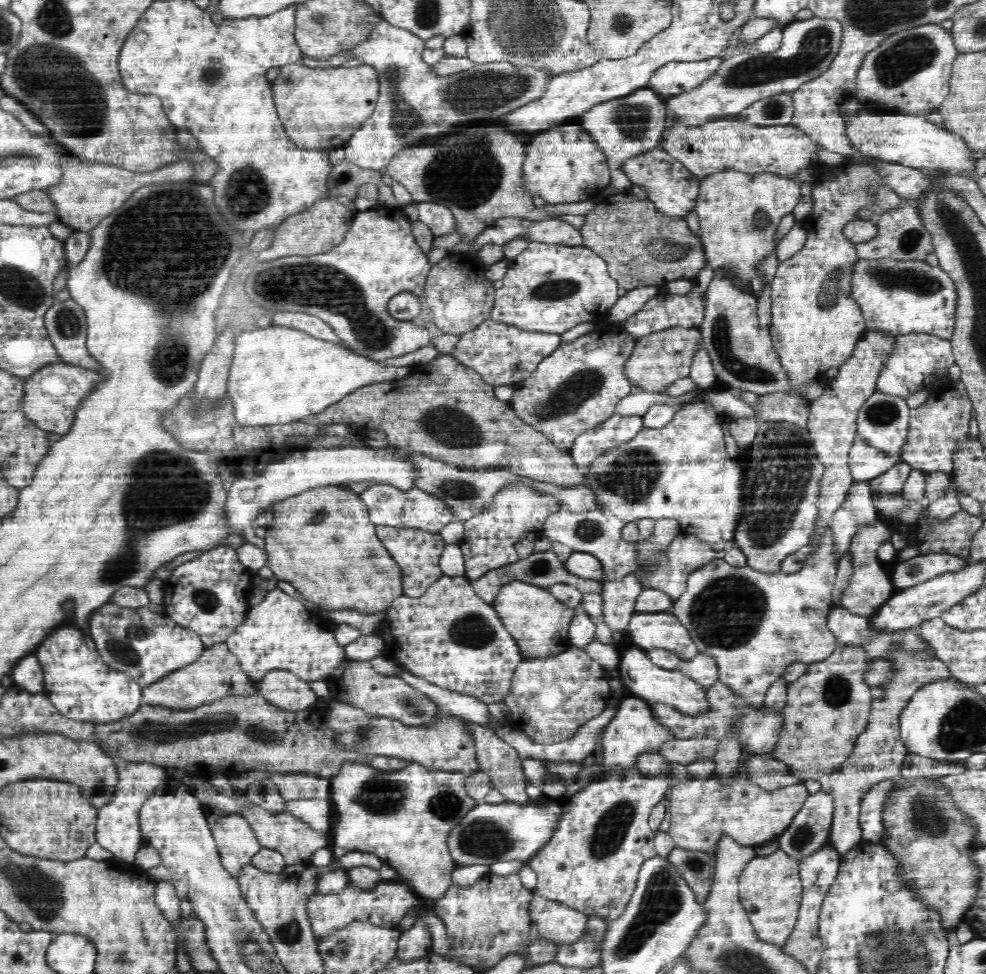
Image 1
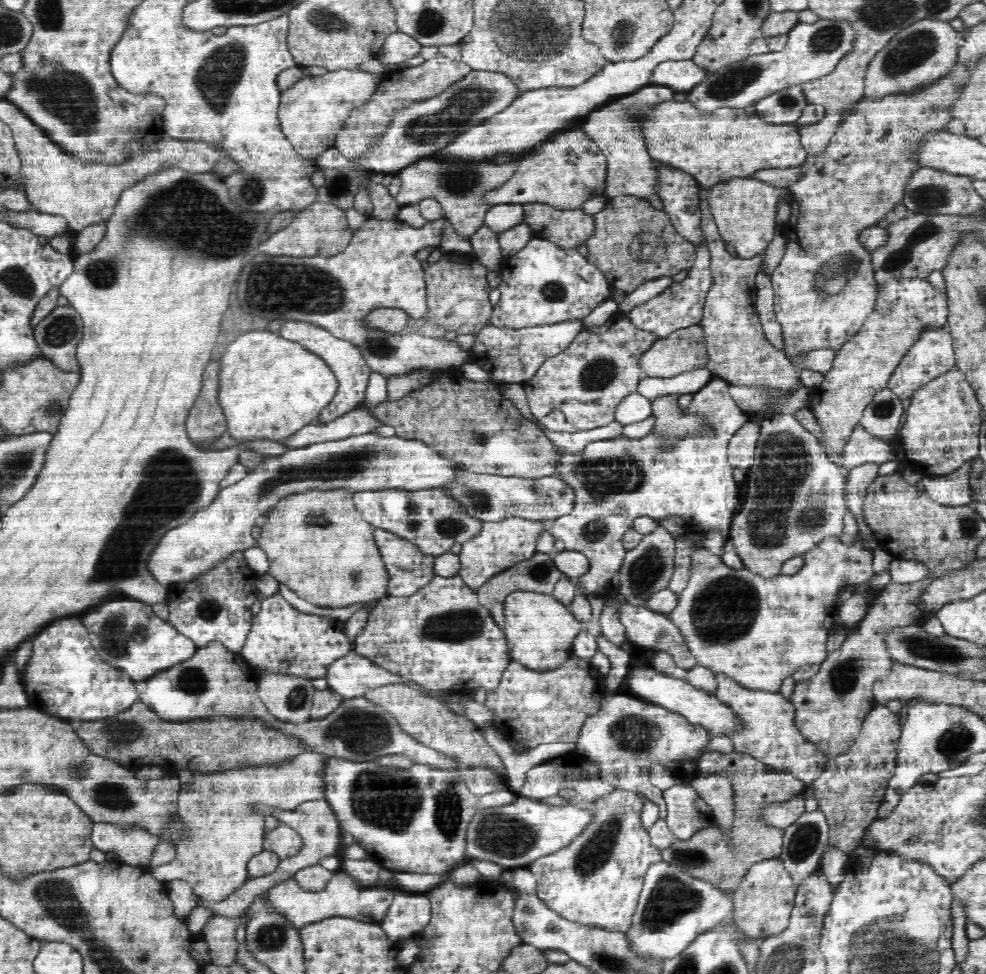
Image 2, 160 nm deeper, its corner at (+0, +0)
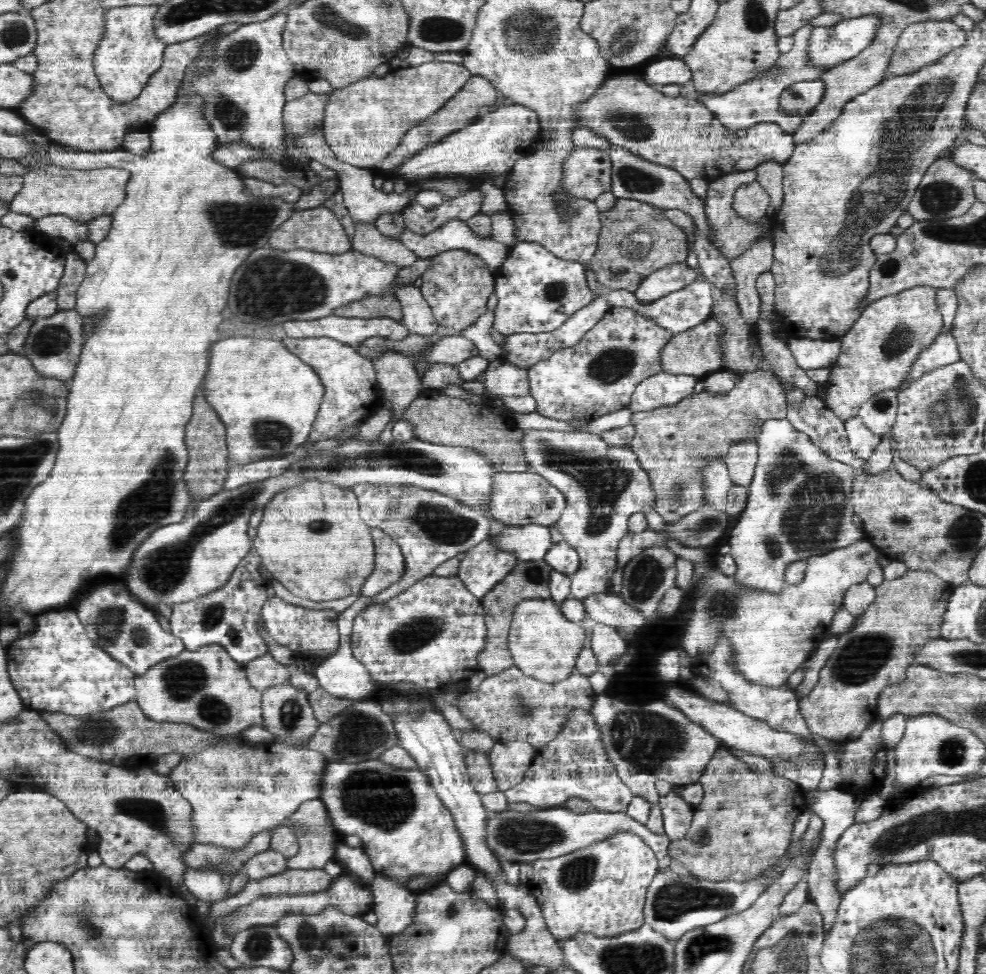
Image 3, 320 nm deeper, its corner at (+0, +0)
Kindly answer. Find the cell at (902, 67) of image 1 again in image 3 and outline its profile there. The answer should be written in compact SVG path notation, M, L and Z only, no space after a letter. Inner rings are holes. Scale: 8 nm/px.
M952 19L918 21L916 24L906 26L894 46L894 53L890 64L886 66L886 72L883 73L883 79L914 74L922 68L939 63L946 54L953 52L954 48L966 44L966 34L967 32L957 26Z

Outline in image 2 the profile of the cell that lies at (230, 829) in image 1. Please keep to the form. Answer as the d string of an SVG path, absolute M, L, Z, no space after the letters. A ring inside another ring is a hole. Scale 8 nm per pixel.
M309 753L308 755L302 755L298 759L293 760L292 763L285 764L284 767L252 767L252 768L236 768L236 770L230 770L222 772L221 774L204 774L202 772L192 772L194 778L190 784L181 784L181 791L179 792L179 804L177 806L178 812L181 814L184 823L186 823L186 834L184 838L176 844L176 858L169 862L166 865L151 867L148 870L154 876L154 879L160 880L165 884L173 880L183 880L187 882L194 894L201 898L202 900L210 901L220 901L228 898L230 894L236 892L244 883L250 879L249 876L249 860L257 855L259 852L262 852L263 849L263 834L264 825L262 824L262 817L259 812L257 812L261 807L276 807L282 810L293 810L296 809L300 804L303 804L307 801L318 801L325 799L325 764L327 758L317 753Z

